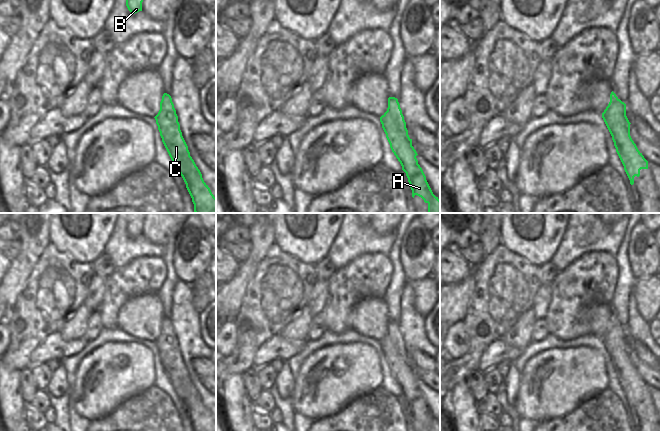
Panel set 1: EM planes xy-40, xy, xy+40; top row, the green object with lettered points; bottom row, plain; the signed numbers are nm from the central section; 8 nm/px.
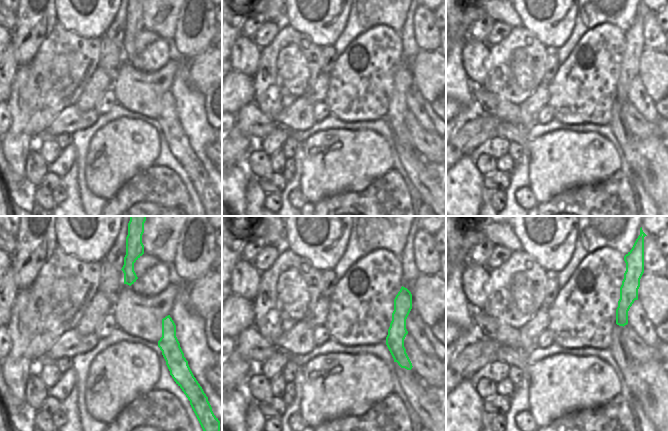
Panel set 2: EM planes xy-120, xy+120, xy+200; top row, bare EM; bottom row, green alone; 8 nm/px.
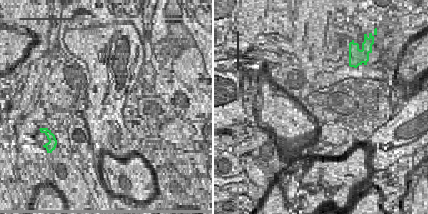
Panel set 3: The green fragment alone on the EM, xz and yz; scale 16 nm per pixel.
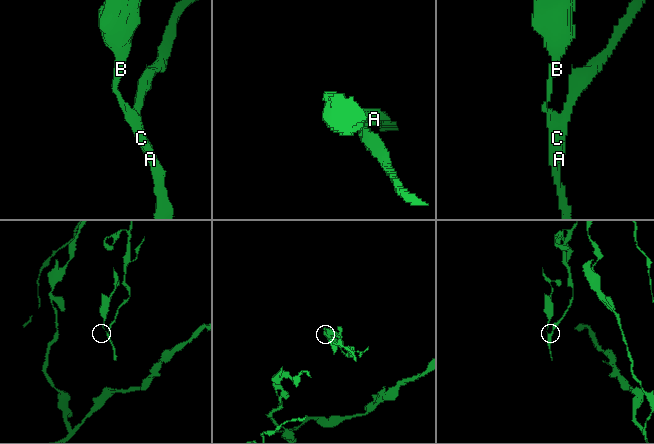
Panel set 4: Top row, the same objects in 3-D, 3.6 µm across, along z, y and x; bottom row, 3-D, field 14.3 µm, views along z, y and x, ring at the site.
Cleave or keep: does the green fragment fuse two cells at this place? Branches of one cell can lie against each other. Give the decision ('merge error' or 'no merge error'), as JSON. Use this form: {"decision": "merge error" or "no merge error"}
{"decision": "merge error"}

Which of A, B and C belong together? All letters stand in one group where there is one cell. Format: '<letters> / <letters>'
A / B C

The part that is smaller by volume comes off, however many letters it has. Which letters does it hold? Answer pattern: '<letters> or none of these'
B, C

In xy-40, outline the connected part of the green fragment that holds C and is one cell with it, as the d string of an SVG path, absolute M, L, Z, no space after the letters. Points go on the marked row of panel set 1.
M164 93L160 110L154 117L162 142L176 168L182 176L192 198L195 213L216 213L216 198L190 156L188 146L182 136L178 116L169 94Z

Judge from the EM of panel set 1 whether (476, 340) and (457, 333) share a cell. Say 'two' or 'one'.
two

